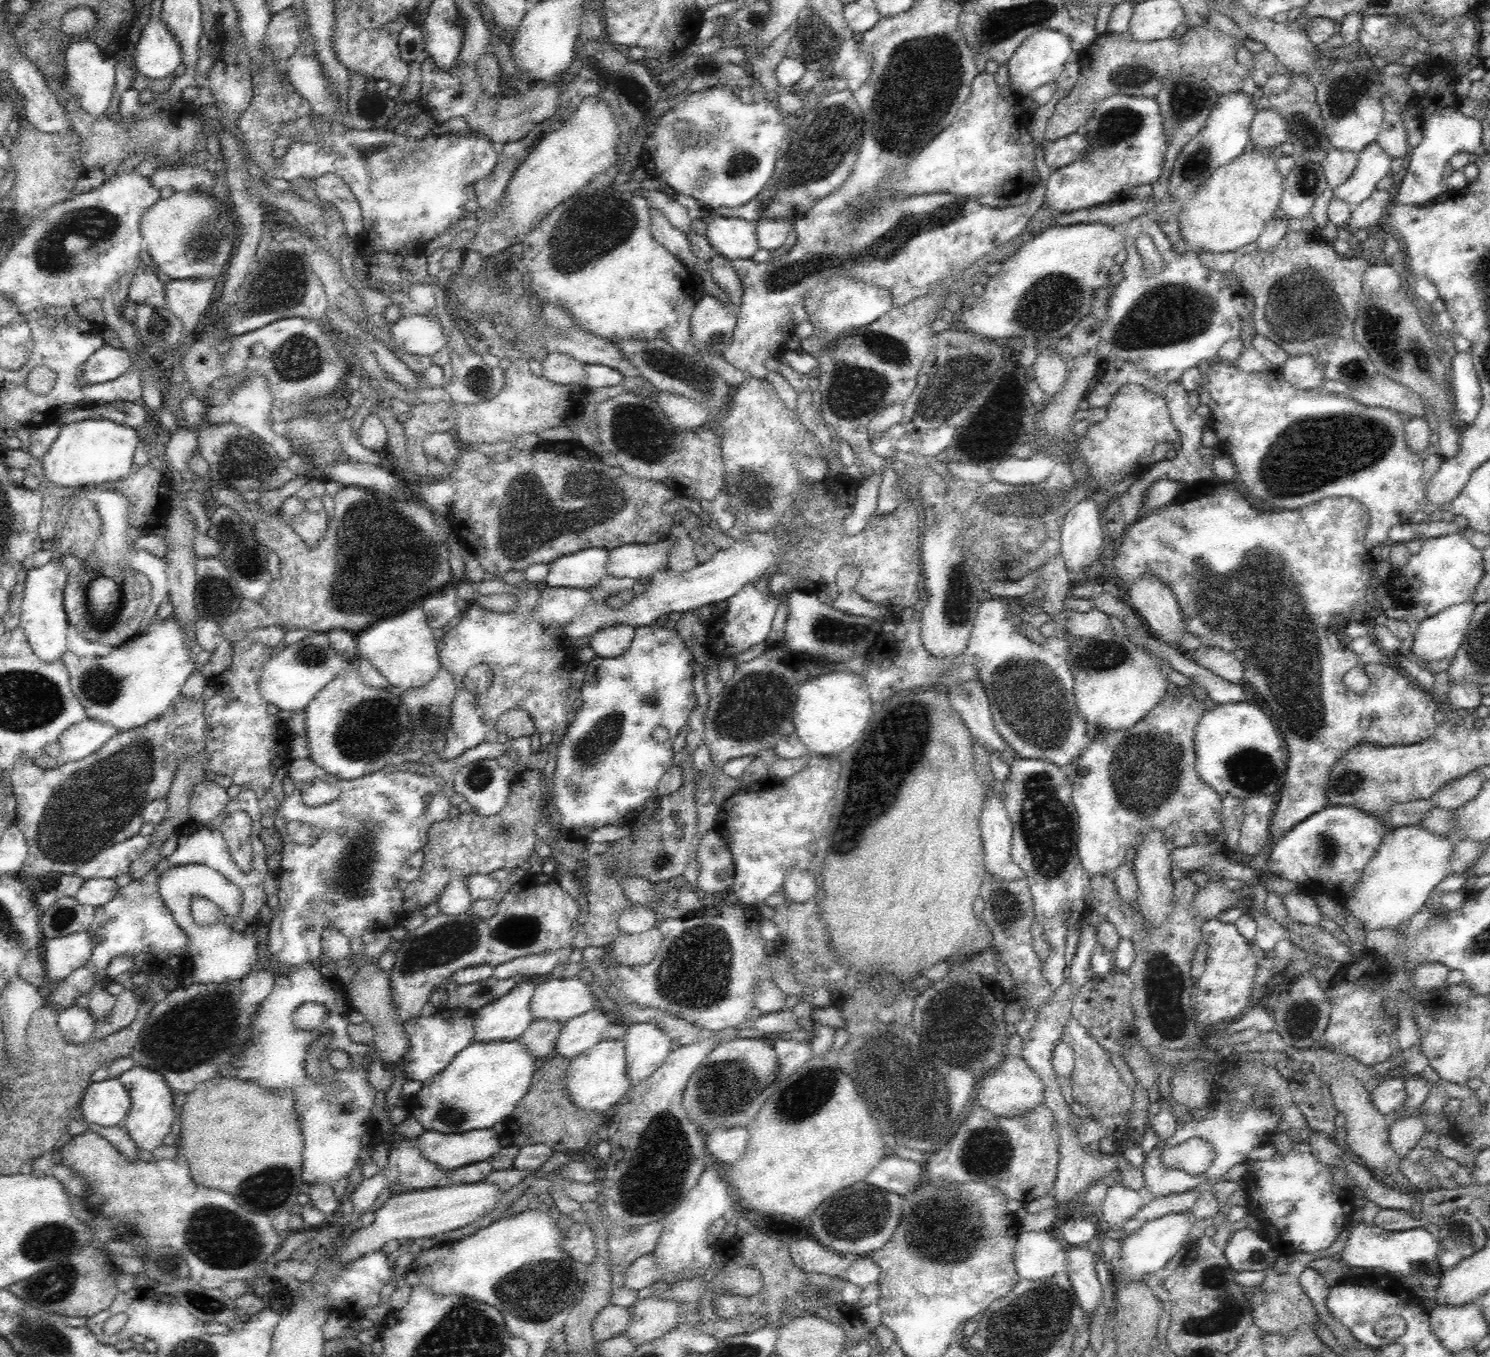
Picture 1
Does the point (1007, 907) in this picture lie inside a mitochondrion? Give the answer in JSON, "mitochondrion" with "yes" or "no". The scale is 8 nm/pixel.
{"mitochondrion":"yes"}

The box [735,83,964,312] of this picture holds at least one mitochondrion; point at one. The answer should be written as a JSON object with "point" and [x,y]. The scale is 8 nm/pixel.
{"point":[836,133]}

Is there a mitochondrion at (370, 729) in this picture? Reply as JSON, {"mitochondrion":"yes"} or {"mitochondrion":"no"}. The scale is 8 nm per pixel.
{"mitochondrion":"yes"}

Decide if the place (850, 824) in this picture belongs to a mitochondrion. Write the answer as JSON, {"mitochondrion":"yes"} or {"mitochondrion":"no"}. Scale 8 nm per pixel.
{"mitochondrion":"yes"}

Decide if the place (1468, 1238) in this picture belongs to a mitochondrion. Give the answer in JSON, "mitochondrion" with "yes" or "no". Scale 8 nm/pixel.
{"mitochondrion":"yes"}

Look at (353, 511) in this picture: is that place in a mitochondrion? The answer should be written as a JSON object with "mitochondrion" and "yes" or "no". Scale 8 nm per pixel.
{"mitochondrion":"yes"}

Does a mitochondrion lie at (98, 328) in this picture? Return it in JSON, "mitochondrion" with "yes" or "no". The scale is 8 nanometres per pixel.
{"mitochondrion":"no"}

